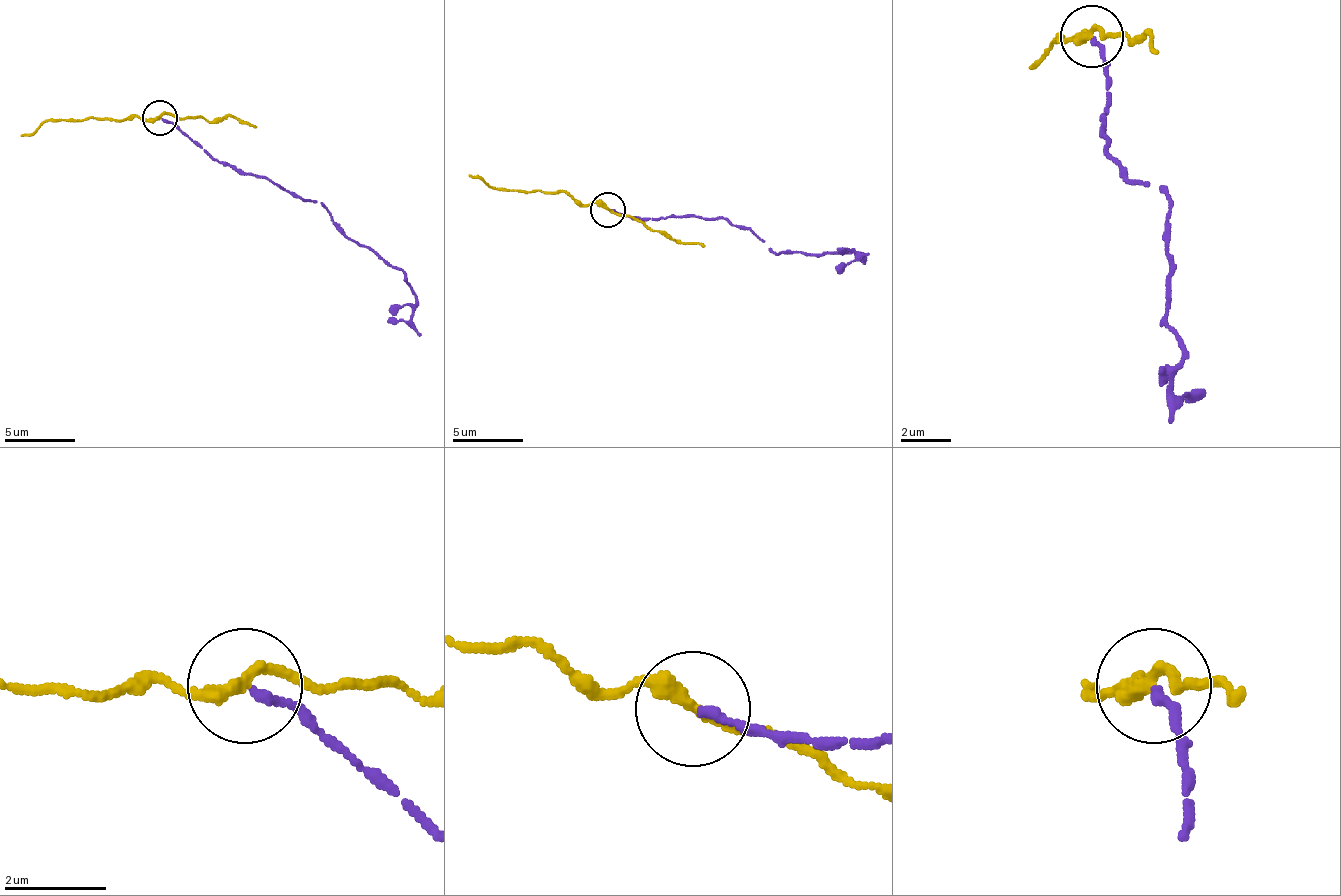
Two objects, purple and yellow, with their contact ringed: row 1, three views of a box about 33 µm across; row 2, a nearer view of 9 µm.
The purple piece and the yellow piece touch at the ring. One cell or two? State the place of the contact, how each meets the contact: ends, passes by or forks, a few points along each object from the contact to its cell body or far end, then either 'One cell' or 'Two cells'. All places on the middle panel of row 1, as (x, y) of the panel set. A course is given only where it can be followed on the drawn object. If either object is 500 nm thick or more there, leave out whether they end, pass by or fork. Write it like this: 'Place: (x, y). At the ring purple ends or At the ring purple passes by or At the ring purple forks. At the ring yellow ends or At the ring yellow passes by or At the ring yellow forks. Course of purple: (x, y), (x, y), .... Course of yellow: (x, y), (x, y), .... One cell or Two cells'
Place: (608, 209). At the ring purple ends. At the ring yellow passes by. Course of purple: (609, 209), (647, 219), (728, 219), (753, 230), (771, 251), (852, 251), (862, 261), (859, 254), (834, 268). Course of yellow: (609, 209), (594, 201), (577, 205), (563, 191), (499, 191), (468, 173). Two cells

